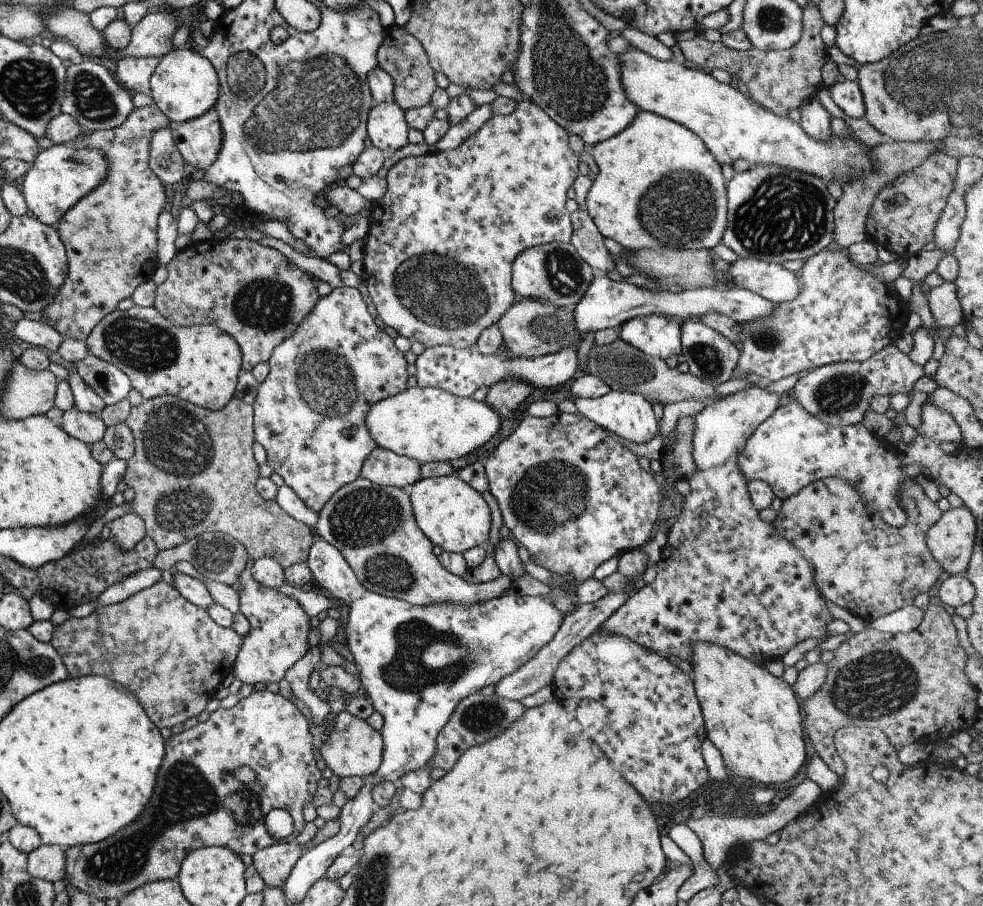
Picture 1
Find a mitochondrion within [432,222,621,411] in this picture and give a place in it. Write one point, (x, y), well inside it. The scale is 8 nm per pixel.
(564, 274)

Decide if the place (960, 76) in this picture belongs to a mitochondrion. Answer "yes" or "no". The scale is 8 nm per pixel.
yes

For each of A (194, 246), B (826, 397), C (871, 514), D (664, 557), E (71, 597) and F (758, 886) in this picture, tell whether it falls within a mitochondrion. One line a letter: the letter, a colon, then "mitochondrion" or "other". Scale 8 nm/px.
A: other
B: mitochondrion
C: other
D: other
E: other
F: other

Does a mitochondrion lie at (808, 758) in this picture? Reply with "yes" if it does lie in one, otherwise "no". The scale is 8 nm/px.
no

